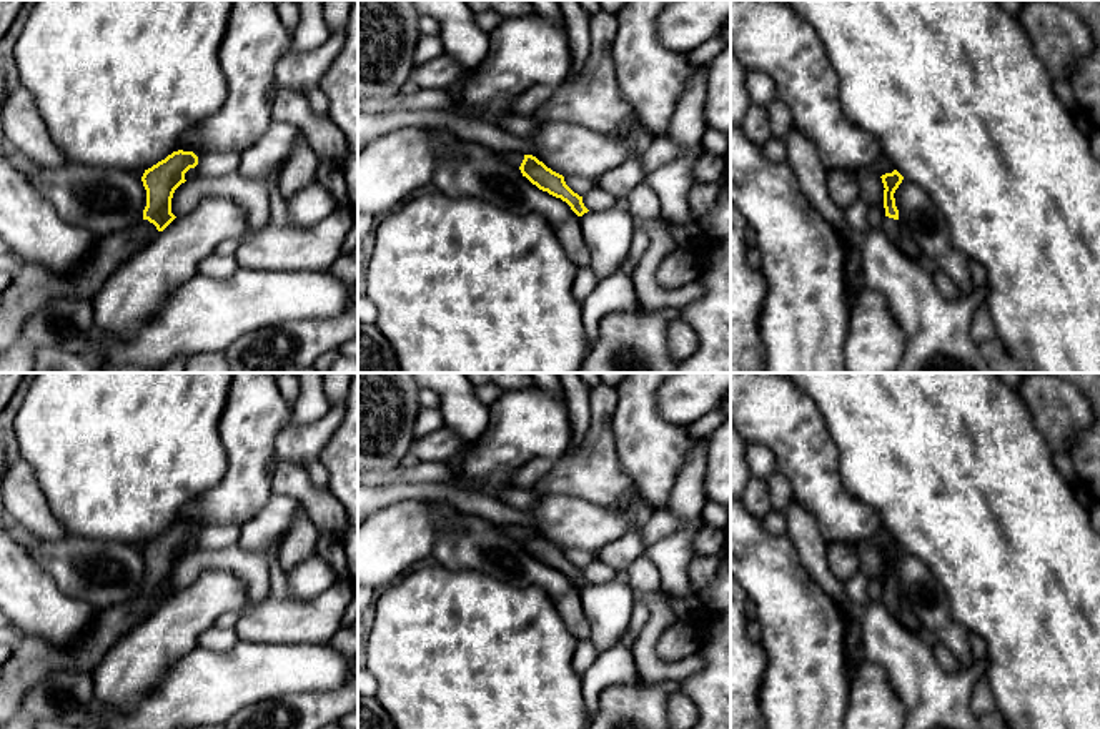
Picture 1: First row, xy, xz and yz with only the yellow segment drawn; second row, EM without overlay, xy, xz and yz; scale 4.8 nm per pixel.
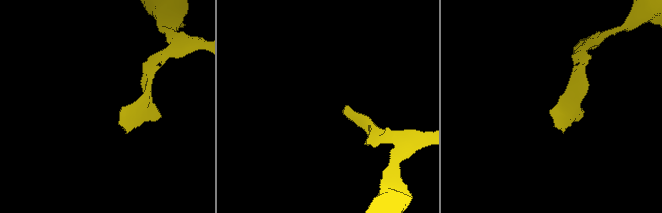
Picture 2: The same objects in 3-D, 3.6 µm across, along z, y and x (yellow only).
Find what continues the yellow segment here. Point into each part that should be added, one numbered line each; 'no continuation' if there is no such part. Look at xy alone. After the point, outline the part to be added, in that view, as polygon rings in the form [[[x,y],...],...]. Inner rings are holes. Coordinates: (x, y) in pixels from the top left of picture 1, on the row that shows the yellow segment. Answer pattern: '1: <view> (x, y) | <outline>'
1: xy (34, 287) | [[[148,220],[133,228],[98,238],[92,253],[68,271],[58,275],[38,263],[23,263],[2,293],[0,353],[22,340],[23,325],[58,298],[90,300],[120,265],[158,235]]]

